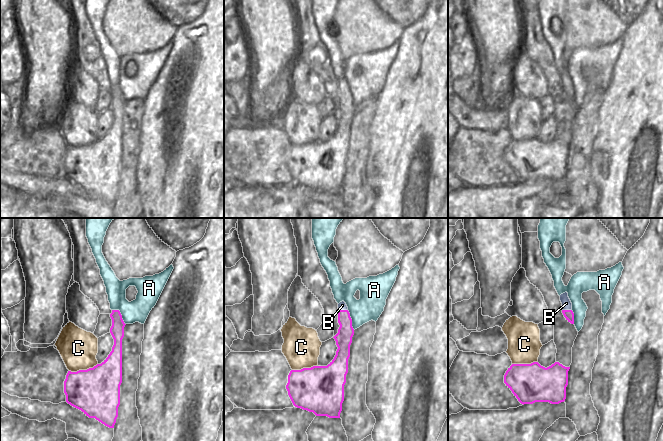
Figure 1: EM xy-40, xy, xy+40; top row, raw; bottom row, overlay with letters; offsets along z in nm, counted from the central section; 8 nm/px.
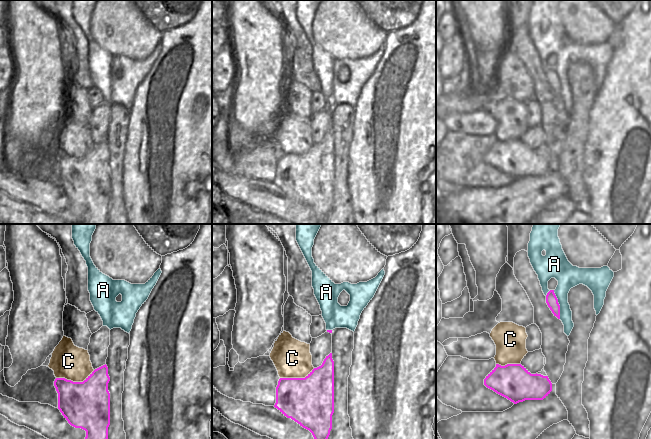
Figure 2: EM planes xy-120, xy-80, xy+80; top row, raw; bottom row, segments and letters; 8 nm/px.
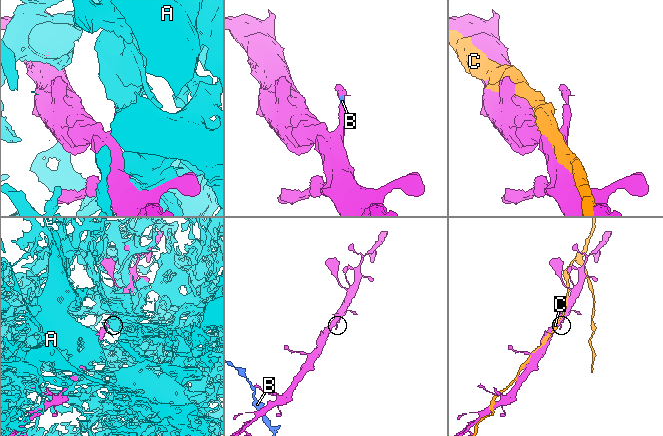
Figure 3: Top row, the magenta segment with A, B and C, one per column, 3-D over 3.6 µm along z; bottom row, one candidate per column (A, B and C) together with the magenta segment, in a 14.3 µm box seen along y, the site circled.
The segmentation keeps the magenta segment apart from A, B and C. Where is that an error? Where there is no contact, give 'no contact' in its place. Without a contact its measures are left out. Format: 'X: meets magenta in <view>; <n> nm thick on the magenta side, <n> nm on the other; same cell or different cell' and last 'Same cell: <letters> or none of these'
A: meets magenta in xy-40; 110 nm thick on the magenta side, 180 nm on the other; different cell
B: meets magenta in xy; 140 nm thick on the magenta side, 70 nm on the other; different cell
C: meets magenta in xy-40; 380 nm thick on the magenta side, 300 nm on the other; different cell
Same cell: none of these

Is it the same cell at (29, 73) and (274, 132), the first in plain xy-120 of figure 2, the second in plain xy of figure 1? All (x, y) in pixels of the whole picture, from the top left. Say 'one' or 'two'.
two

